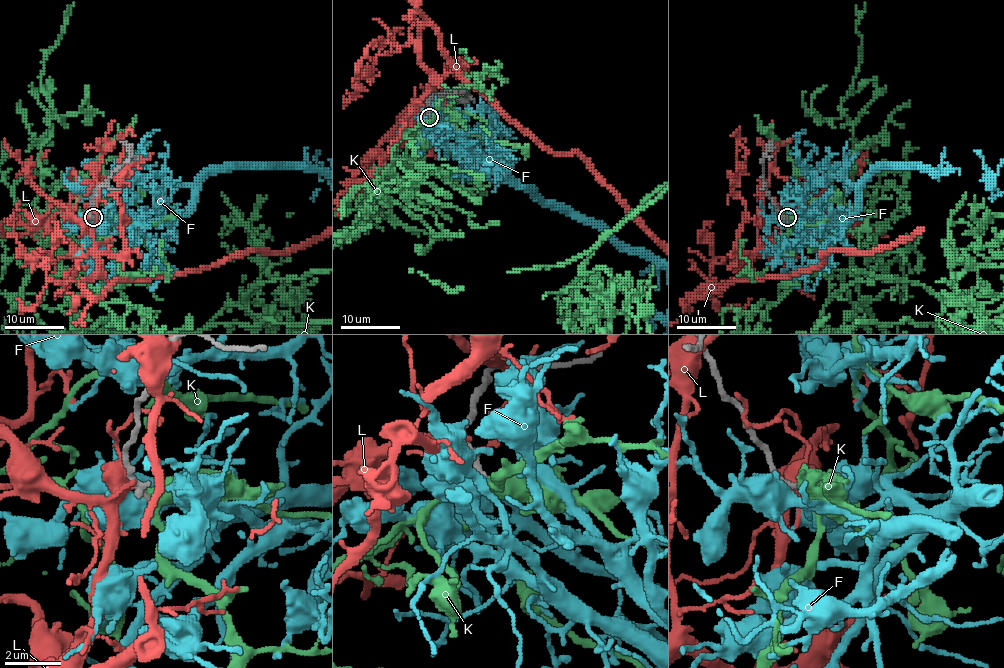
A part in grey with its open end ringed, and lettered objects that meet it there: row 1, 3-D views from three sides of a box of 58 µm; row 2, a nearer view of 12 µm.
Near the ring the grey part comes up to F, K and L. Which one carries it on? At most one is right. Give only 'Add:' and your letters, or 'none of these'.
Add: K

